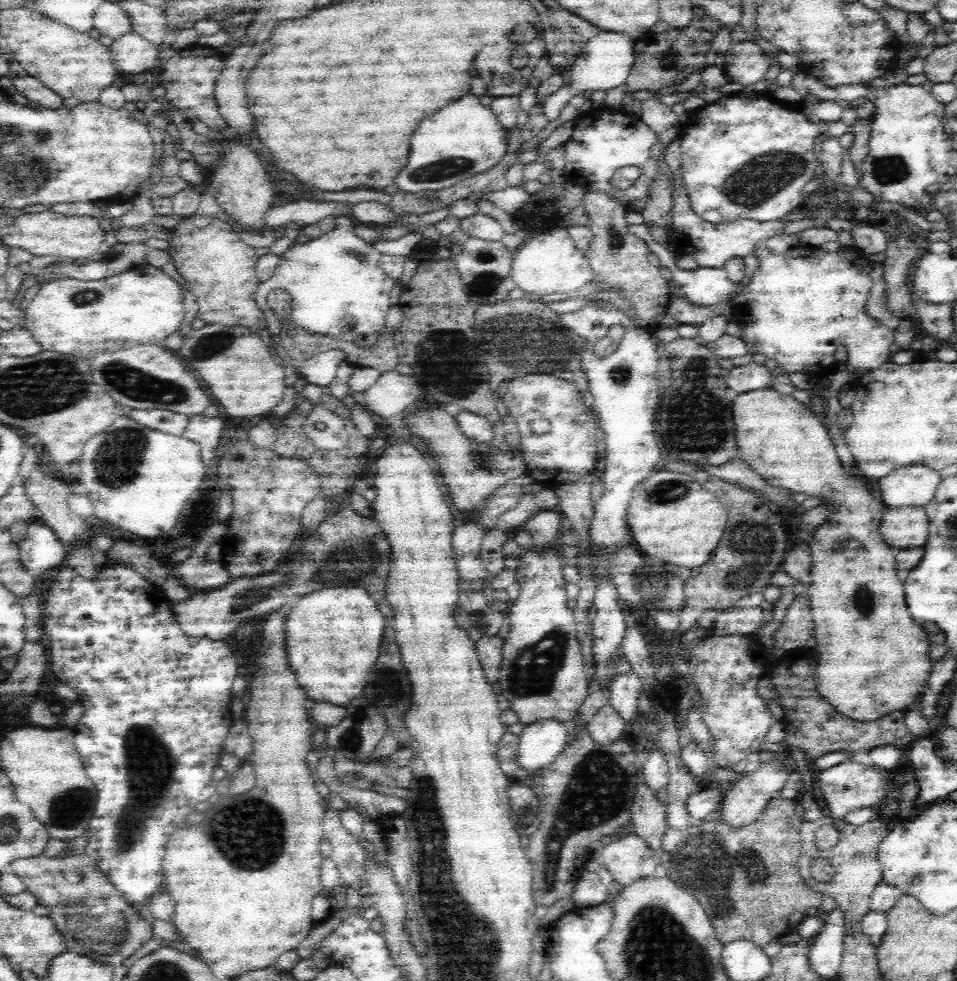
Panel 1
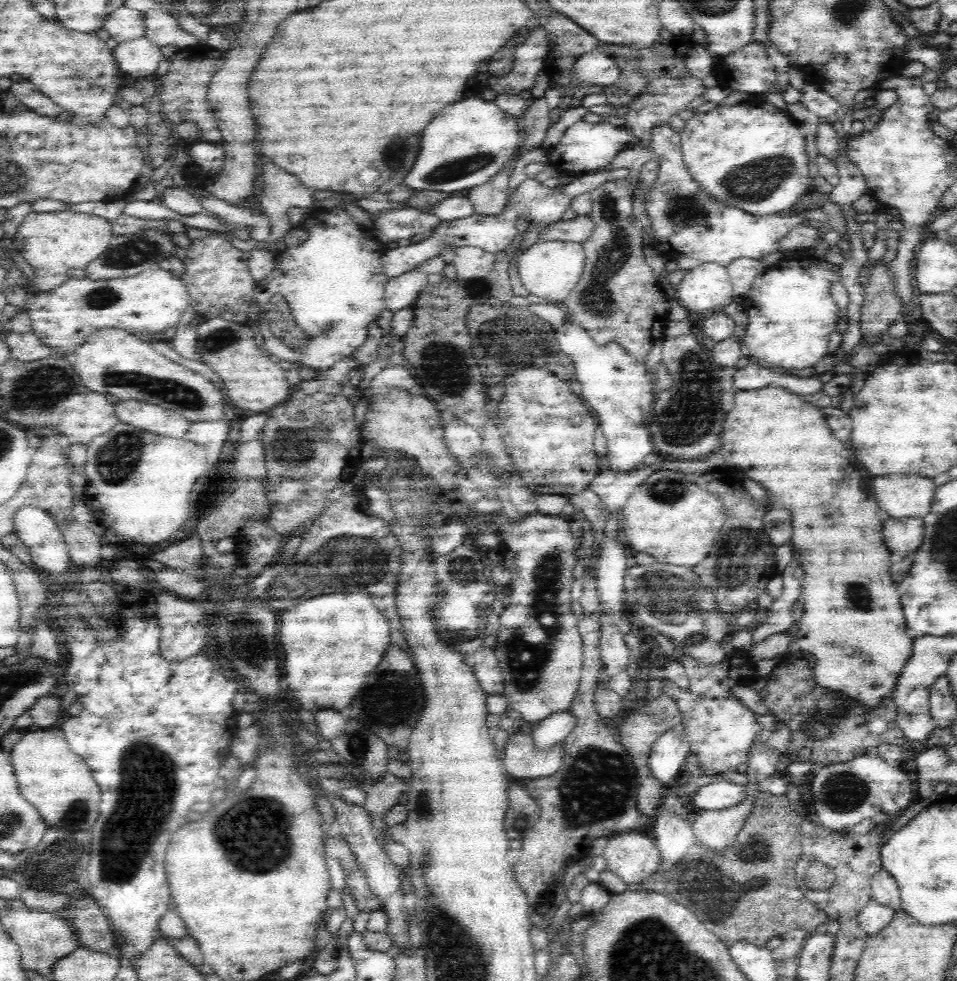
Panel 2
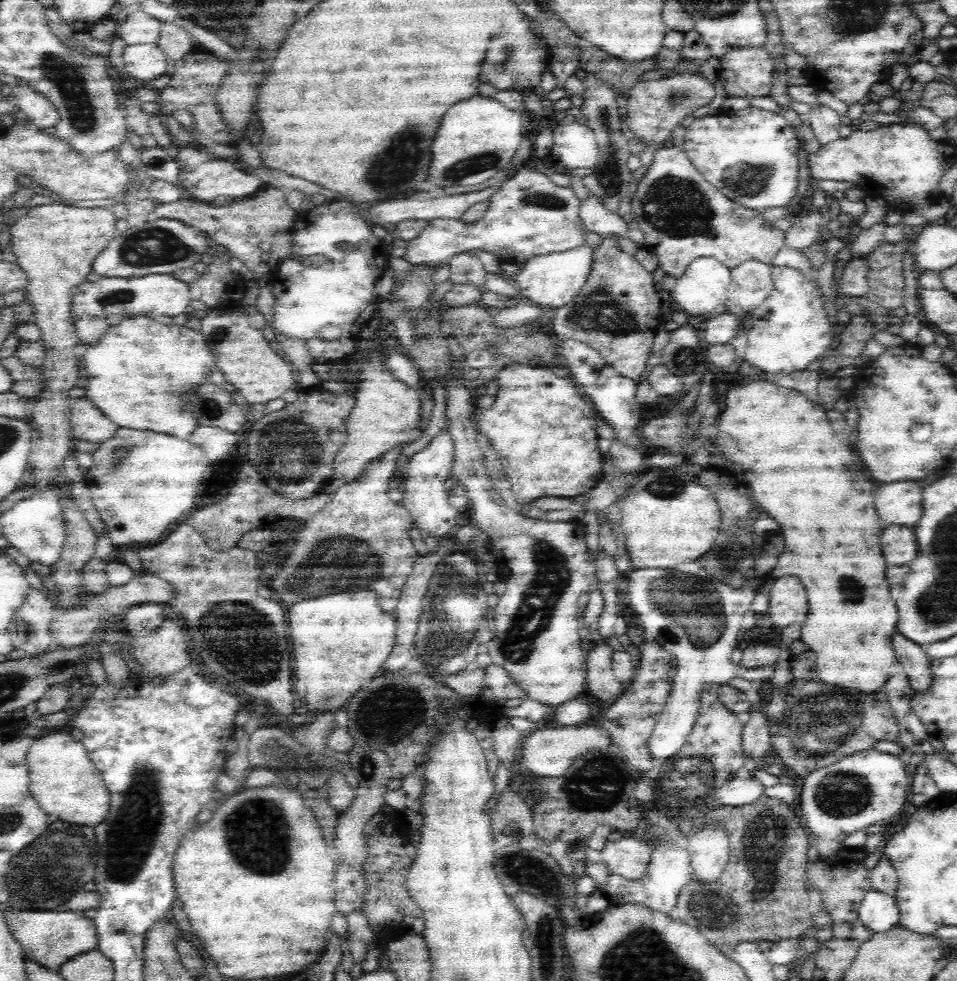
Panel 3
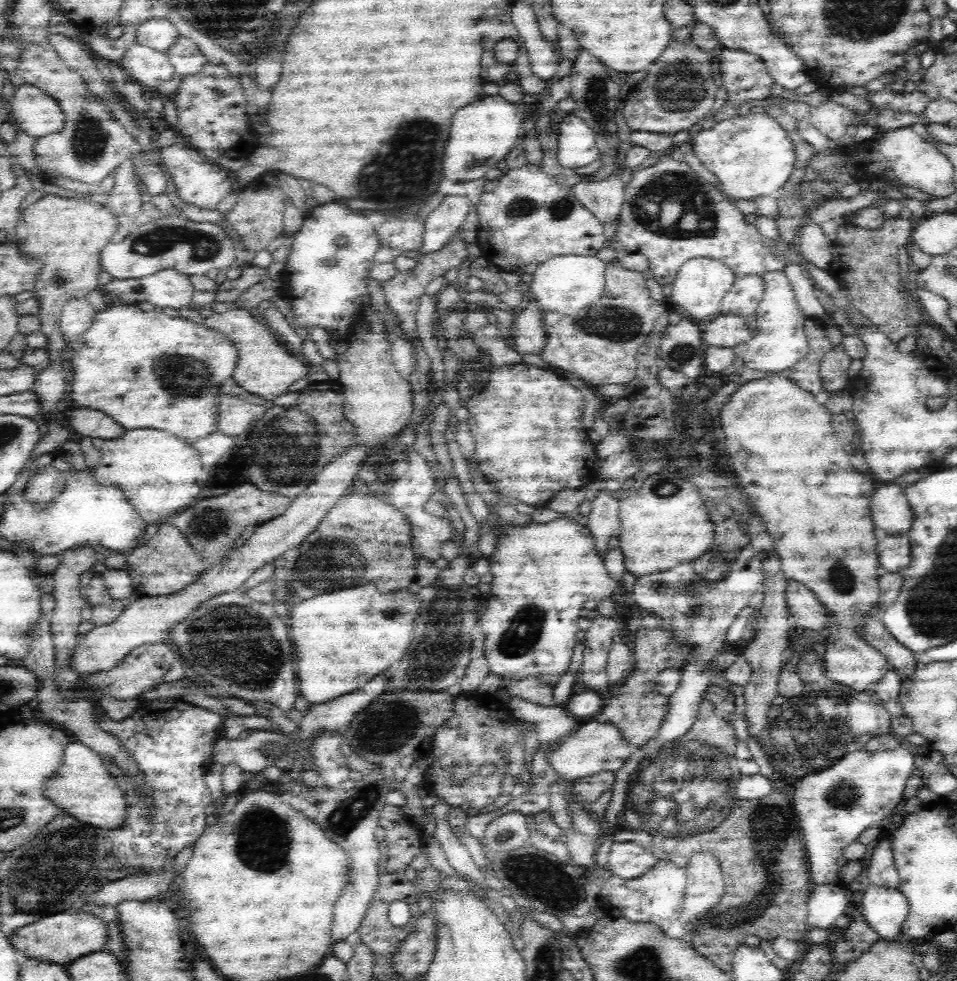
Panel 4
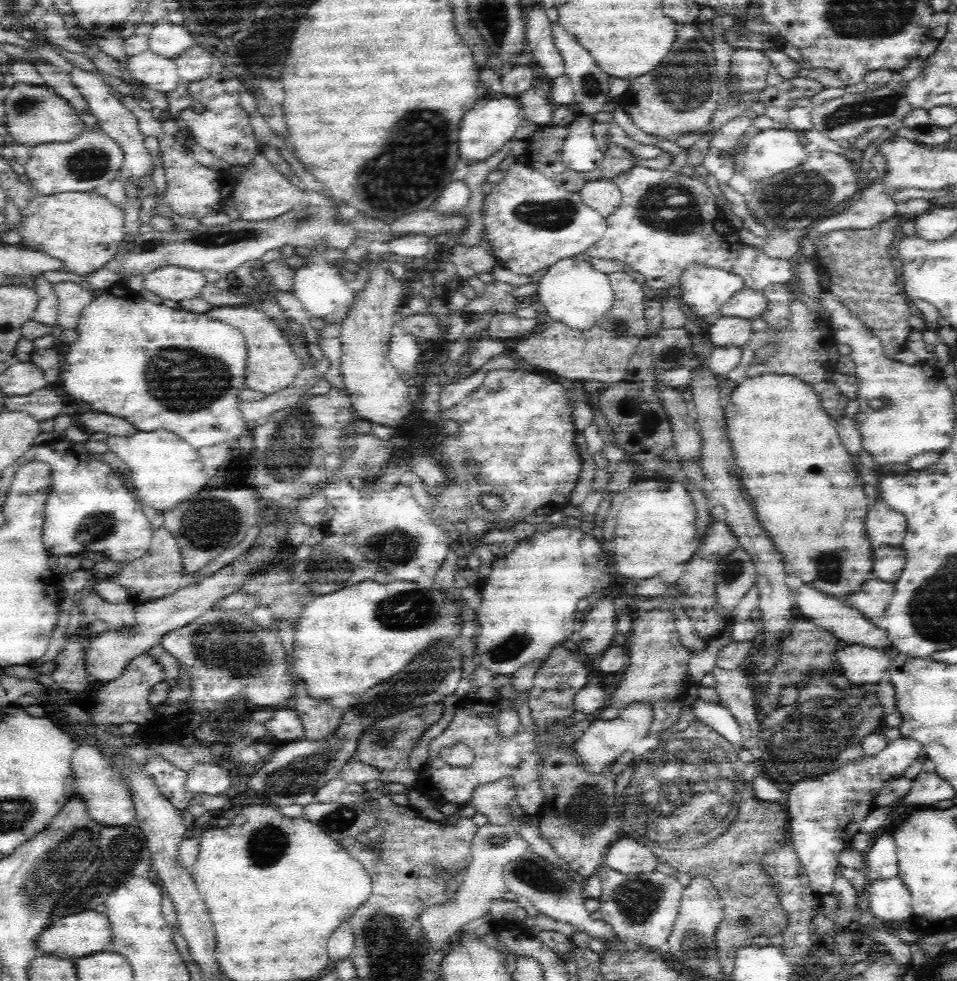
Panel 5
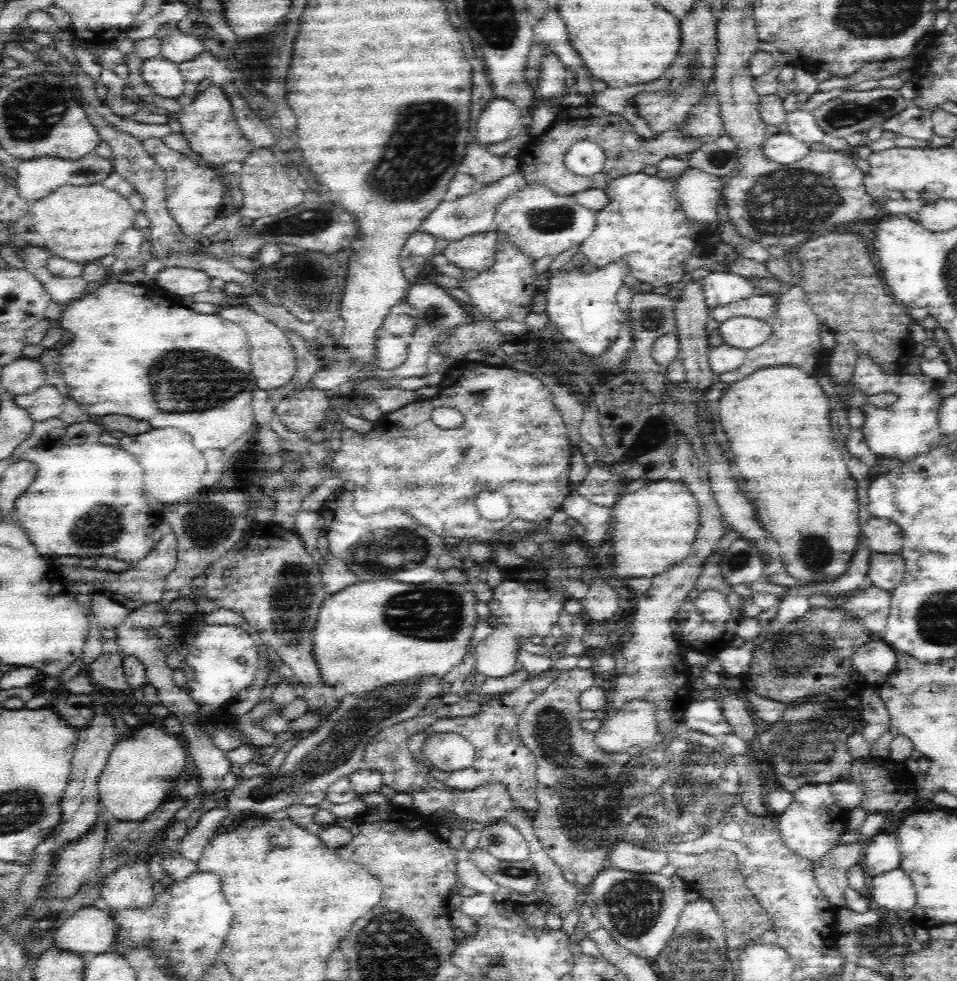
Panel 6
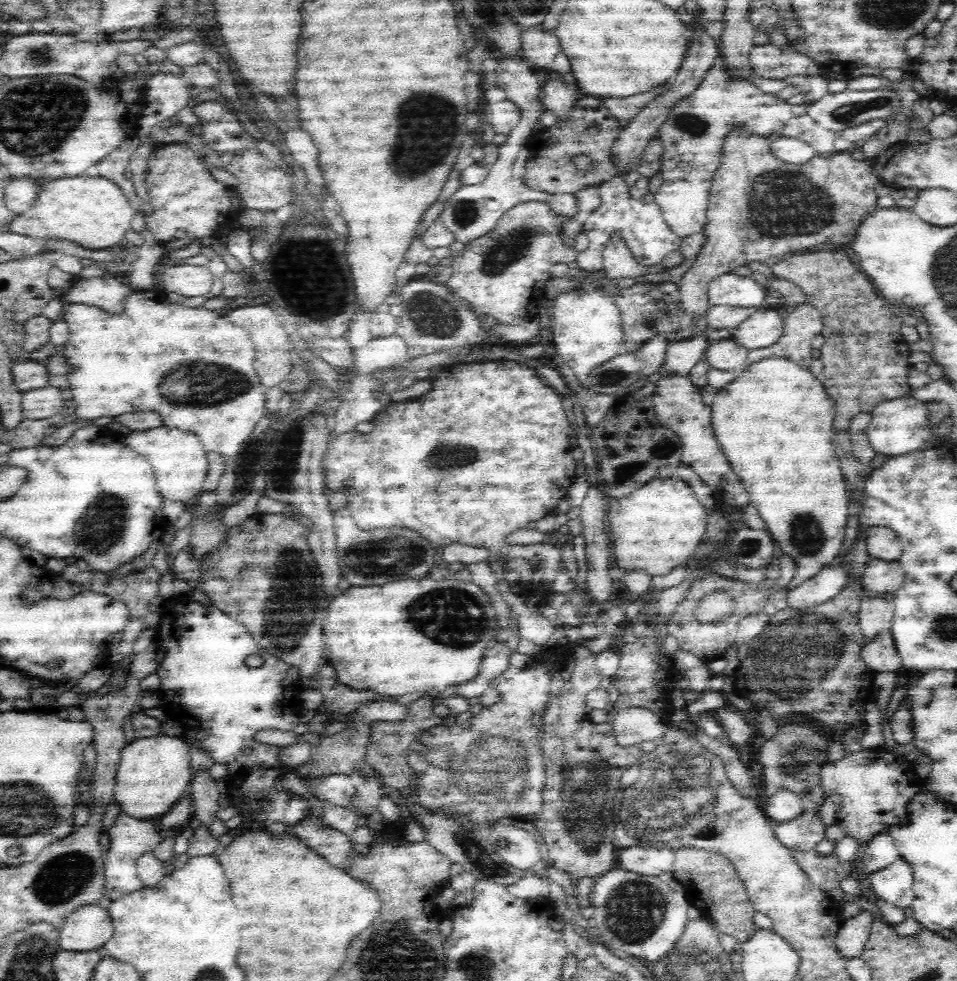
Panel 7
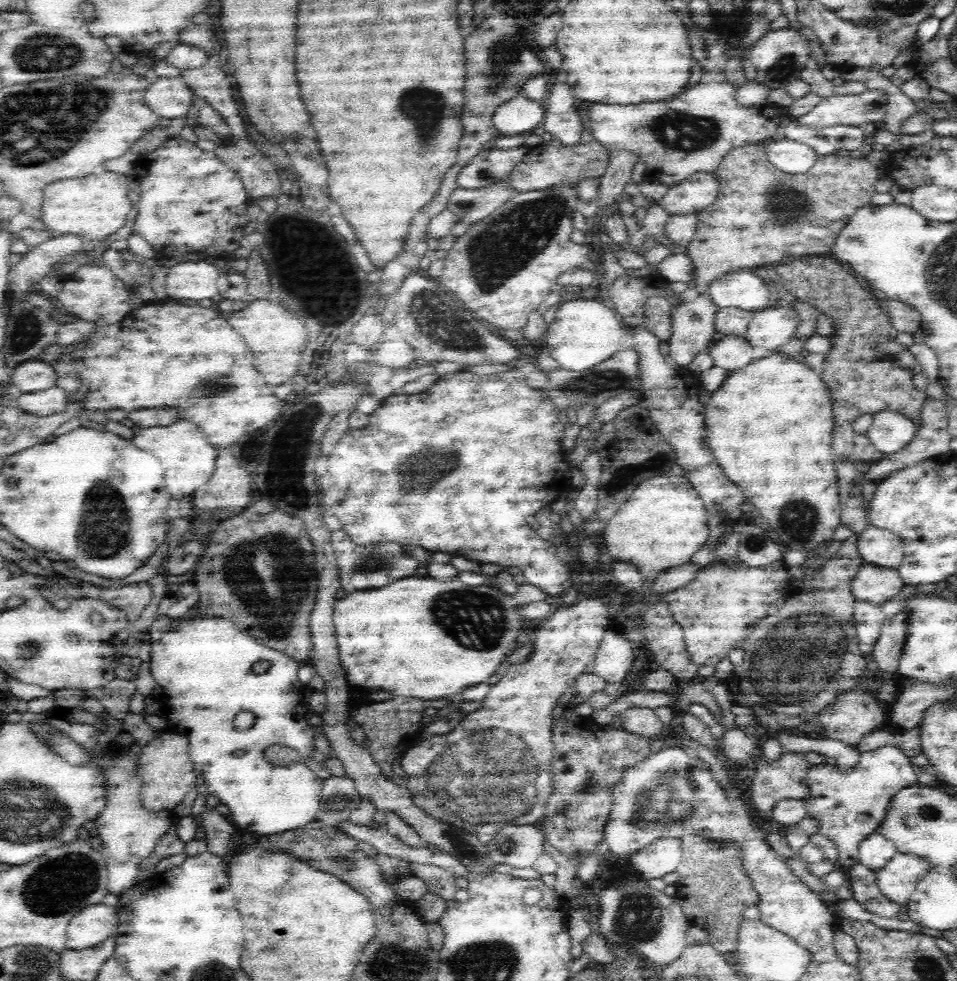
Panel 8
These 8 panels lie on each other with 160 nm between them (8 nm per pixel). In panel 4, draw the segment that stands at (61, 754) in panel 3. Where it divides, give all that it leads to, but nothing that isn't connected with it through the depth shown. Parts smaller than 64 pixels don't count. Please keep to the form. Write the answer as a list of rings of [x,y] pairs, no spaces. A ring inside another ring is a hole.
[[[73,740],[65,748],[64,760],[59,771],[51,781],[47,782],[45,788],[46,796],[48,796],[50,802],[54,802],[65,814],[72,815],[88,827],[107,829],[110,832],[124,826],[124,822],[126,822],[128,803],[125,793],[120,788],[117,780],[111,776],[100,755],[97,755],[91,748],[84,746],[81,742]]]

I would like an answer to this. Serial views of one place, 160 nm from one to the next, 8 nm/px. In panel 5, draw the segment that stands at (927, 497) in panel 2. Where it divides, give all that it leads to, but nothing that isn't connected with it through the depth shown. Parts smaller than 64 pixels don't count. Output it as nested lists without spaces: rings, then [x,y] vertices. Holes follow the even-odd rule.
[[[878,497],[878,502],[866,518],[867,538],[872,542],[872,550],[876,549],[876,546],[901,547],[906,530],[904,515],[886,507]]]

